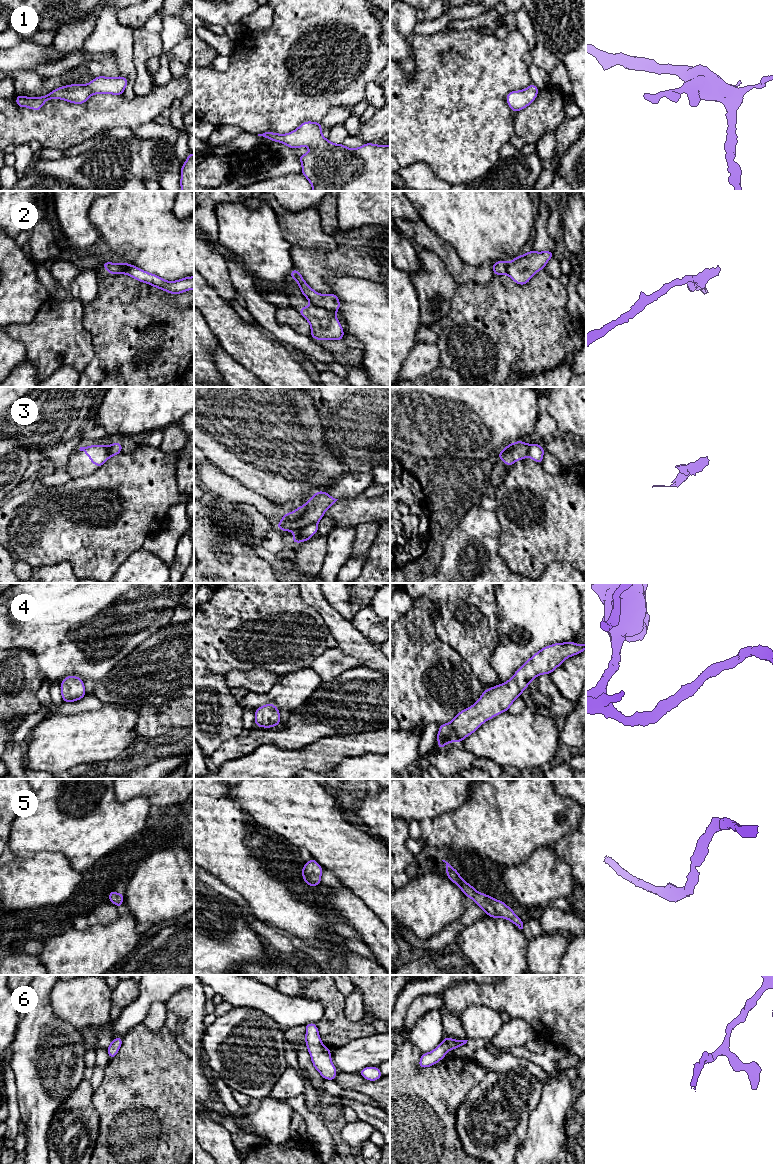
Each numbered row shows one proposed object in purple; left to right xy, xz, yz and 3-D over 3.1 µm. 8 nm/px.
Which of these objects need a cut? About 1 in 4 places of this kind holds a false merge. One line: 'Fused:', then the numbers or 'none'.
Fused: 2, 3

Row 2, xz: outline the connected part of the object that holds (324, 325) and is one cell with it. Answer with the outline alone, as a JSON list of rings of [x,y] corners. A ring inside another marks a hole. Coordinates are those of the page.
[[[310,304],[302,307],[298,312],[309,322],[311,338],[317,340],[340,340],[344,337],[341,323],[335,312]]]

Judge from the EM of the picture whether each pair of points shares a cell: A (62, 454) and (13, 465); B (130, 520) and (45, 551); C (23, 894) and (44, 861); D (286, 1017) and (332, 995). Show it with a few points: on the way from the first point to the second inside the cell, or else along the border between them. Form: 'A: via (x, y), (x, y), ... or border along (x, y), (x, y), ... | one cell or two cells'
A: border along (14, 445), (24, 448), (36, 456) | two cells
B: via (109, 529), (66, 530) | one cell
C: via (30, 886), (44, 872), (44, 869) | one cell
D: border along (301, 996), (322, 1006), (323, 1015), (317, 1022) | two cells

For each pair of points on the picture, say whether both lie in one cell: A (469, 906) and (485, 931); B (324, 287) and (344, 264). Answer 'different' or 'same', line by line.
A: different
B: same

